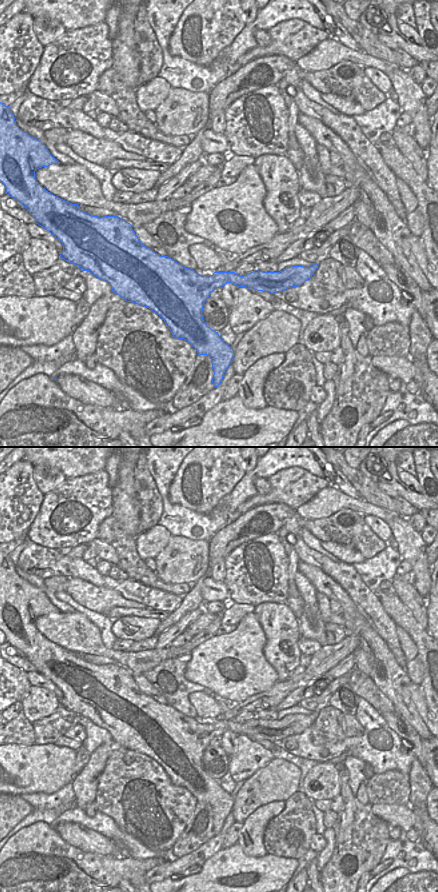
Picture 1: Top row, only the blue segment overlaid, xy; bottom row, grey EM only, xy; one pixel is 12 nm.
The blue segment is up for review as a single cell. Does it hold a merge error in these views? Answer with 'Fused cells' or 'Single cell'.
Single cell.

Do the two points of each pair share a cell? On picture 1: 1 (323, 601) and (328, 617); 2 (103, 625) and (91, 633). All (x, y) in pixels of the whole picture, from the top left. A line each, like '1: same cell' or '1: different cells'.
1: same cell
2: different cells

